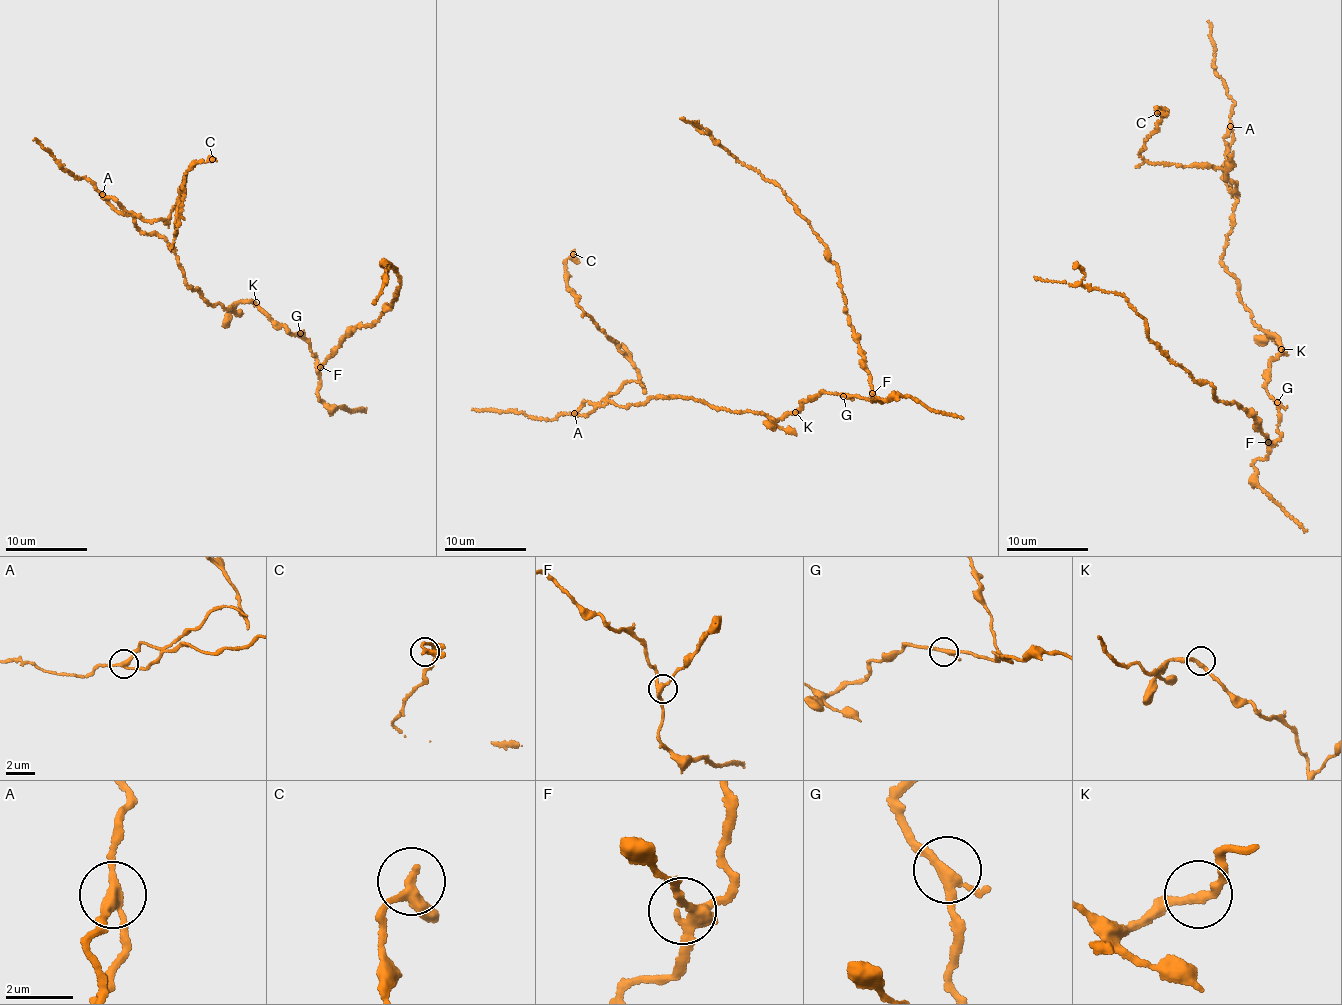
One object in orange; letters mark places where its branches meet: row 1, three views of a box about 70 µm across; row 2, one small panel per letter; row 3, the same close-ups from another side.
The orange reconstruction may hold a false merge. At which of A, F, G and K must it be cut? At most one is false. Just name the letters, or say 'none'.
A

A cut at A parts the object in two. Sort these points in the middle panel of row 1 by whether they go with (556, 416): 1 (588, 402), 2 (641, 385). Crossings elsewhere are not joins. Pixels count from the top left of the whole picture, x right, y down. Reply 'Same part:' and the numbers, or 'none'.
Same part: none

